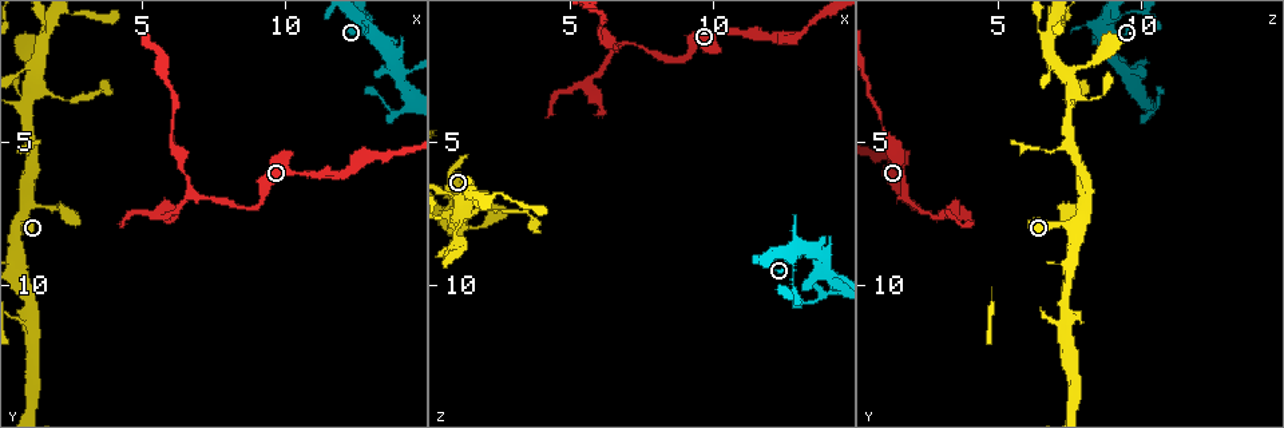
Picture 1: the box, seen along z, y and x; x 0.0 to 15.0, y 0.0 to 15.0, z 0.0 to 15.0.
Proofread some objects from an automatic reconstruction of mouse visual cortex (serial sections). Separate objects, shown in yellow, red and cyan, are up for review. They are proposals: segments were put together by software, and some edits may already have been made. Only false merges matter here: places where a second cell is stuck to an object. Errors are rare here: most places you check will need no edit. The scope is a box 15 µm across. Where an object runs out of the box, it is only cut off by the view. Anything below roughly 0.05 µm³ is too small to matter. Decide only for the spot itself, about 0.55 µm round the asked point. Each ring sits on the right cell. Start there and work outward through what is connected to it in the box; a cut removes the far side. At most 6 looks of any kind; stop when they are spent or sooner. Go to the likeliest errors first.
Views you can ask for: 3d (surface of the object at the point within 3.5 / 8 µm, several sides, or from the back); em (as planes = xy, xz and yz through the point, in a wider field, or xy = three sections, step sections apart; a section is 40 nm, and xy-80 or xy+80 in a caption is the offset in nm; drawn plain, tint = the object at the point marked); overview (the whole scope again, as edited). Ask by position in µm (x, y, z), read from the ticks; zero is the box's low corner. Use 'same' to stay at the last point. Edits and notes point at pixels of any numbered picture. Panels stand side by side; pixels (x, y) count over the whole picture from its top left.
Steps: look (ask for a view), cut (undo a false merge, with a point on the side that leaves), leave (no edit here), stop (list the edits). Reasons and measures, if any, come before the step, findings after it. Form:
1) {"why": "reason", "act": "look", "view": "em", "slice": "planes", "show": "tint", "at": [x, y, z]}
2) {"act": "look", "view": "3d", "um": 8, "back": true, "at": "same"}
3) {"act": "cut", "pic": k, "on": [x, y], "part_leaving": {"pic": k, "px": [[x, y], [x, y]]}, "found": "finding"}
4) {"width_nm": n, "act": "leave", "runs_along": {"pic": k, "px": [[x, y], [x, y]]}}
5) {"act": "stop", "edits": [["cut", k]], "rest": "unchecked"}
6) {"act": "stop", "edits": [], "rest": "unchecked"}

{"why": "three arms meet", "act": "look", "view": "3d", "um": 3.5, "at": [6.9, 6.9, 1.6]}

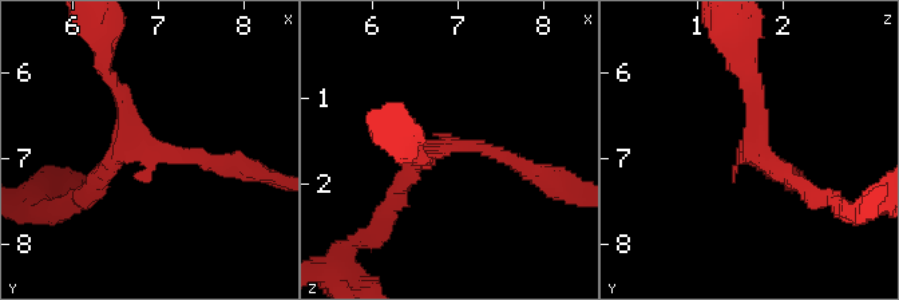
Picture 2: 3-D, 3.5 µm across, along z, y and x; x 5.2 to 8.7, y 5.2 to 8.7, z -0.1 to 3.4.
{"arms": 3, "arm_widths_nm": [200, 200, 200], "act": "look", "view": "em", "slice": "planes", "show": "tint", "at": [6.85, 6.90, 1.55]}

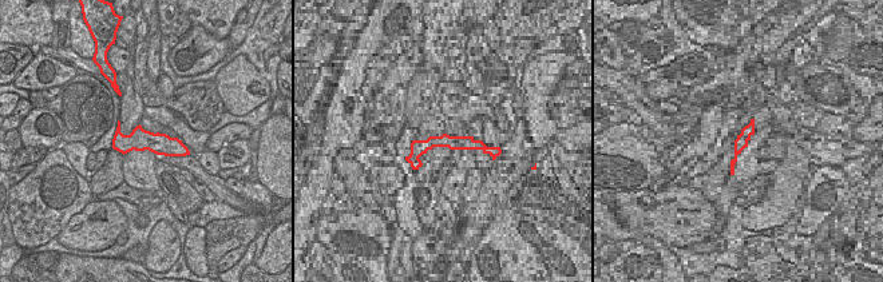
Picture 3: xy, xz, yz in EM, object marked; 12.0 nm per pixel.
{"act": "look", "view": "em", "slice": "xy", "step": 5, "show": "tint", "at": "same"}

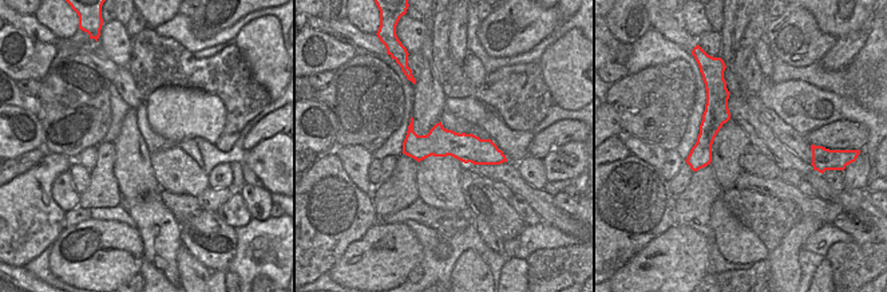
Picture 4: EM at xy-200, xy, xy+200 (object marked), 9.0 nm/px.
{"width_nm": 260, "act": "leave", "runs_along": {"pic": 4, "px": [[406, 145], [458, 145], [501, 158]]}, "found": "one cell here"}

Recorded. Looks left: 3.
{"why": "three-way junction", "act": "look", "view": "3d", "um": 3.5, "at": [13.1, 1.3, 8.8]}

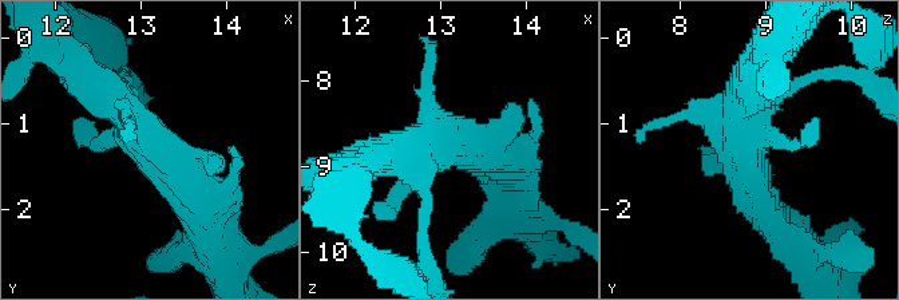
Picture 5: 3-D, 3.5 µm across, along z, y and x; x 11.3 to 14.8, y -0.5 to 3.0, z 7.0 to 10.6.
{"act": "leave", "runs_along": {"pic": 5, "px": [[90, 139], [139, 134], [205, 209]]}, "found": "one cell here"}

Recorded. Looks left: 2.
{"why": "abrupt turn", "act": "look", "view": "3d", "um": 3.5, "at": [1.3, 2.5, 7.3]}

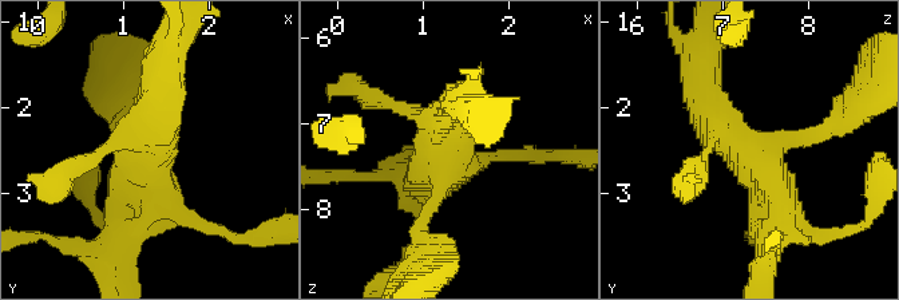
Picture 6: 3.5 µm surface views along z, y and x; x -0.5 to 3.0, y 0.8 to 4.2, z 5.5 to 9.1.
{"why": "now the EM", "act": "look", "view": "em", "slice": "xy", "step": 2, "show": "tint", "at": [1.25, 2.50, 7.25]}

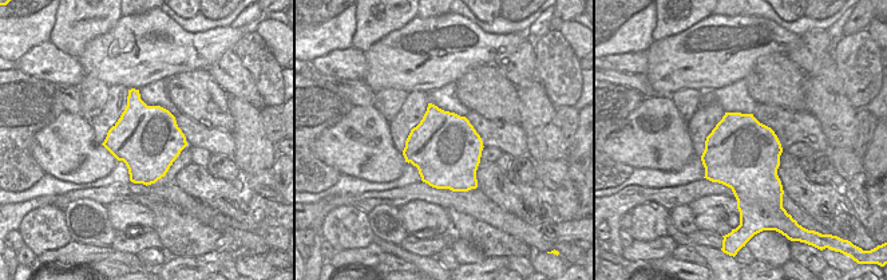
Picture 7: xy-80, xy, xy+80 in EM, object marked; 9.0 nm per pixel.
{"act": "leave", "runs_along": {"pic": 6, "px": [[769, 241], [776, 188], [704, 98]]}, "found": "all the same cell"}

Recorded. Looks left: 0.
{"act": "stop", "edits": [], "rest": "unchecked"}

